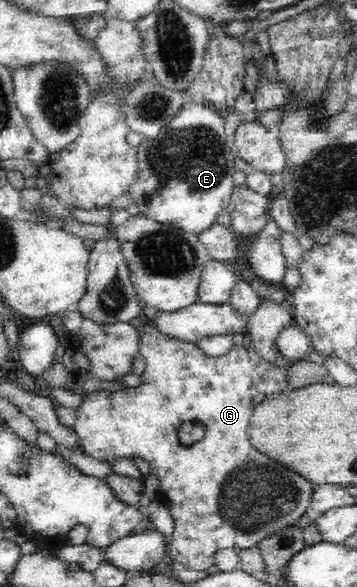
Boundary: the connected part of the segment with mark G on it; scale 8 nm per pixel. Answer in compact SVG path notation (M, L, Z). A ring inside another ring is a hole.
M150 324L142 328L139 353L145 358L140 385L114 392L100 390L85 394L75 410L73 429L82 452L96 460L142 458L150 464L150 473L158 484L156 496L166 502L174 519L167 560L179 562L187 570L206 571L216 564L216 554L222 550L257 549L268 538L296 527L300 518L311 511L315 484L302 478L302 474L290 466L274 462L250 441L250 418L256 408L254 398L256 394L273 396L289 391L285 368L262 360L251 345L232 346L228 354L218 358L206 356L195 342L166 336L156 325ZM188 421L203 424L205 434L202 440L186 446L180 443L178 430Z

